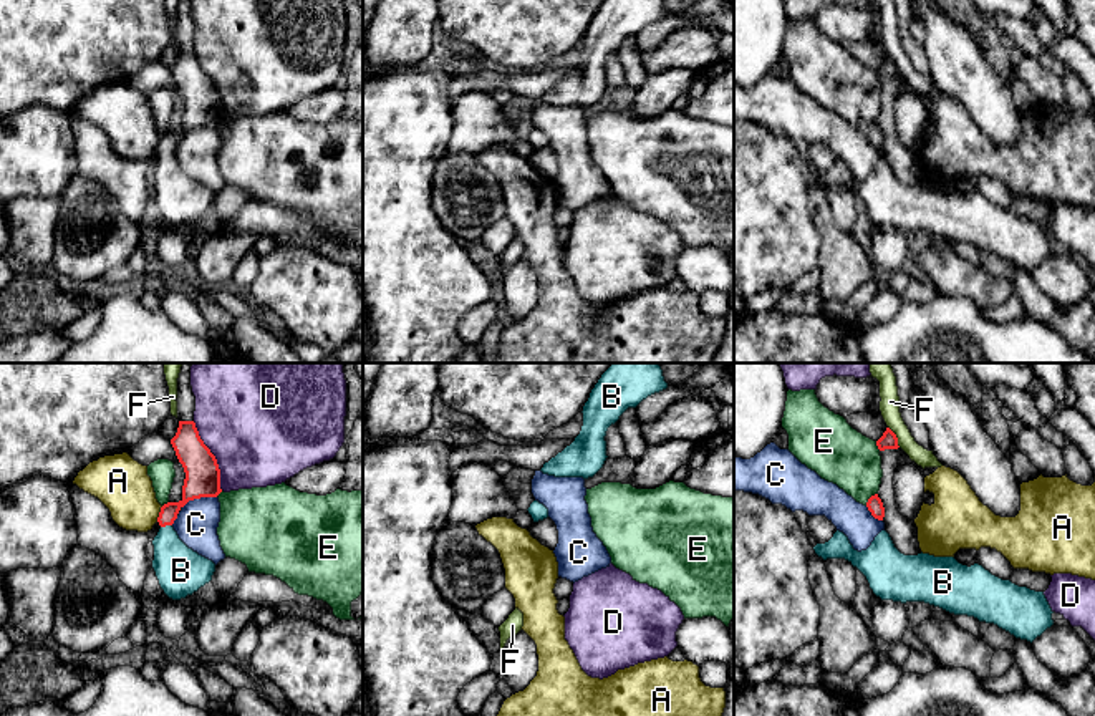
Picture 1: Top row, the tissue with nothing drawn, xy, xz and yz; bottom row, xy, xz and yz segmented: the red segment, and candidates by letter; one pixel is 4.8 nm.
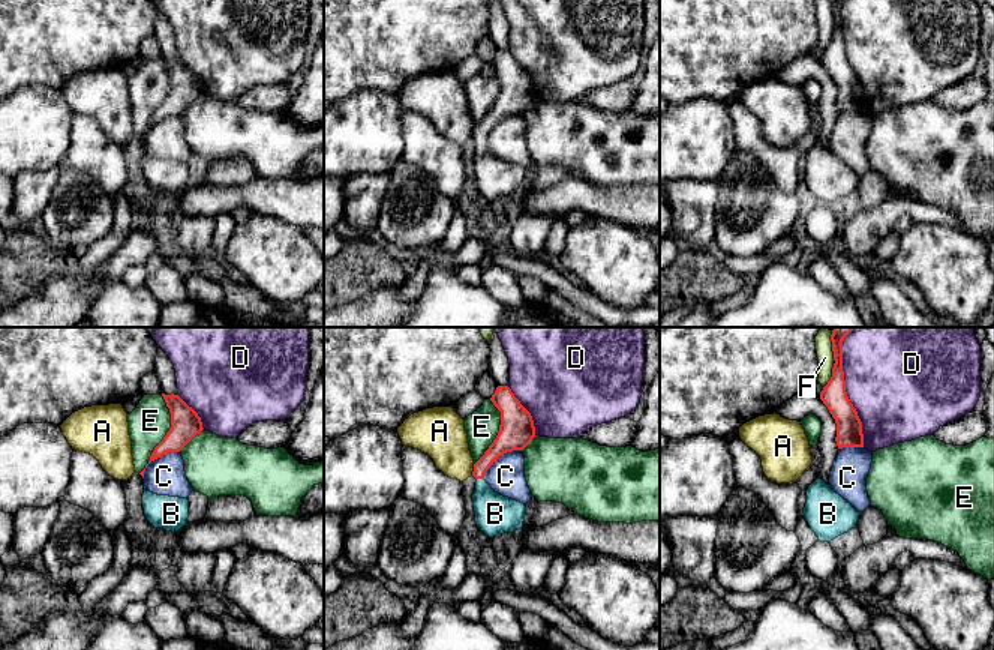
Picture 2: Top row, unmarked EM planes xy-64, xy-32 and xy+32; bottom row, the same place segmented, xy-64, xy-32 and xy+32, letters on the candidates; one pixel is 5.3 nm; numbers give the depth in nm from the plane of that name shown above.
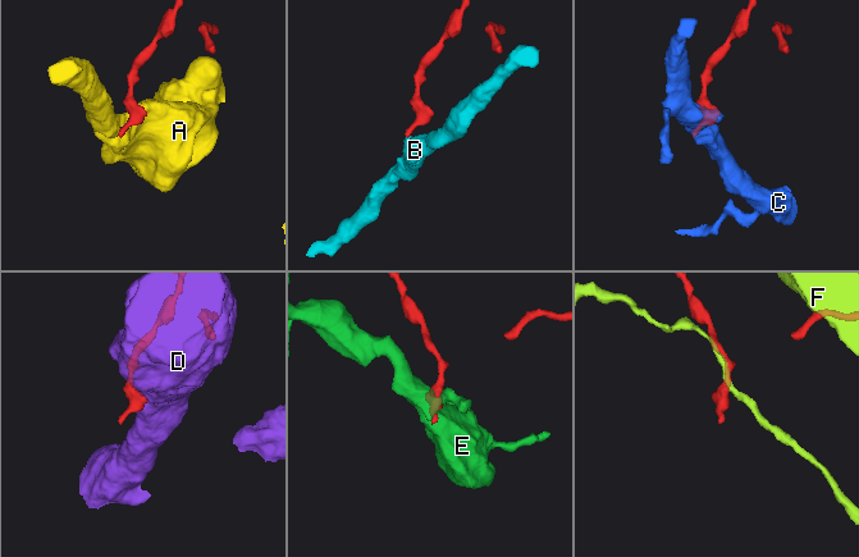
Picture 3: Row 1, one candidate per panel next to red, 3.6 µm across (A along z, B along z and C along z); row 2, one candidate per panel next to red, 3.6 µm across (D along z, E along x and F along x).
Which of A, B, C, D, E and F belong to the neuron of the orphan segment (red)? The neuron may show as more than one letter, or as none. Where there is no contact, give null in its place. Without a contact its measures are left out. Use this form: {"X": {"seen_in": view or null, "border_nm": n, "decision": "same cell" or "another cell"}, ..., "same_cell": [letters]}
{"A": {"seen_in": "xy", "border_nm": 90, "decision": "another cell"}, "B": {"seen_in": "xy", "border_nm": 60, "decision": "same cell"}, "C": {"seen_in": "xy", "border_nm": 180, "decision": "another cell"}, "D": {"seen_in": "xy", "border_nm": 360, "decision": "another cell"}, "E": {"seen_in": "yz", "border_nm": 90, "decision": "another cell"}, "F": {"seen_in": "yz", "border_nm": 120, "decision": "another cell"}, "same_cell": ["B"]}

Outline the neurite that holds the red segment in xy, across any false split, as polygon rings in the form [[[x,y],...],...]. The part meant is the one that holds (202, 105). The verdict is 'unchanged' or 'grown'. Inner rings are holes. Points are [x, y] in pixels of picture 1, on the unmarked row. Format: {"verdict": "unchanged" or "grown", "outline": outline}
{"verdict": "grown", "outline": [[[179,50],[171,73],[184,96],[186,108],[182,128],[161,136],[157,146],[161,157],[152,169],[152,197],[164,222],[172,229],[181,229],[212,209],[215,192],[189,177],[172,152],[189,129],[217,126],[222,118],[217,88],[200,68],[194,50]]]}

